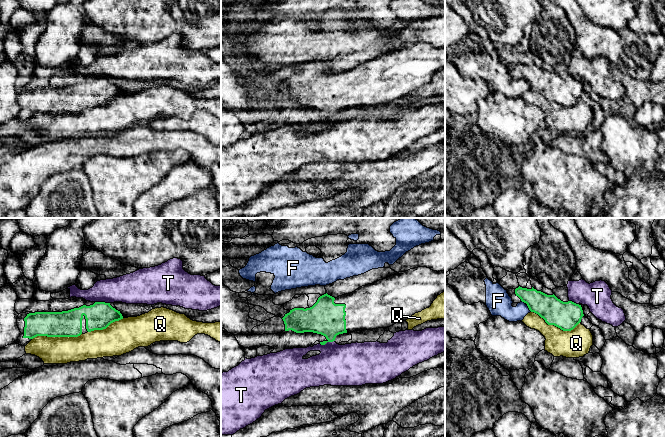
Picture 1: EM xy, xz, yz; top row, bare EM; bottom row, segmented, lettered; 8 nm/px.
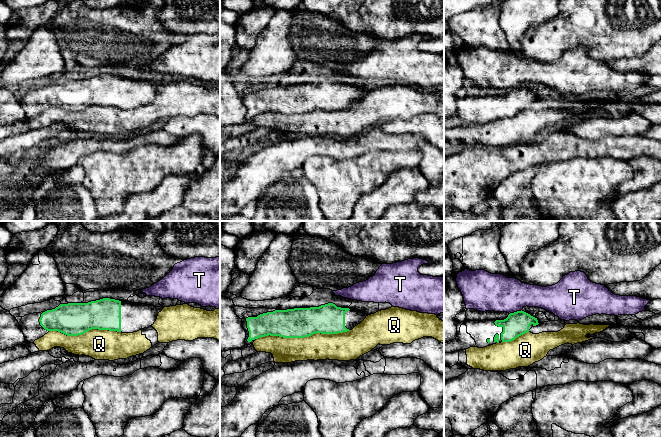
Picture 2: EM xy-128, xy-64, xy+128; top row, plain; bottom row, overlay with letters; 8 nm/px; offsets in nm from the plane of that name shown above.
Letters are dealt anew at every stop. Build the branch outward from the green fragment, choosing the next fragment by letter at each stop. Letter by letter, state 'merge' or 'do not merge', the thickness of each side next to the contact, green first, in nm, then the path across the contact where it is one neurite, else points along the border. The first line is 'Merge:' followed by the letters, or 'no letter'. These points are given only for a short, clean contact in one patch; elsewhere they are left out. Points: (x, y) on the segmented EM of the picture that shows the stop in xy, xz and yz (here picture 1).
Merge: no letter
F: do not merge | 220/200 nm
Q: do not merge | 200/220 nm
T: do not merge | 280/340 nm

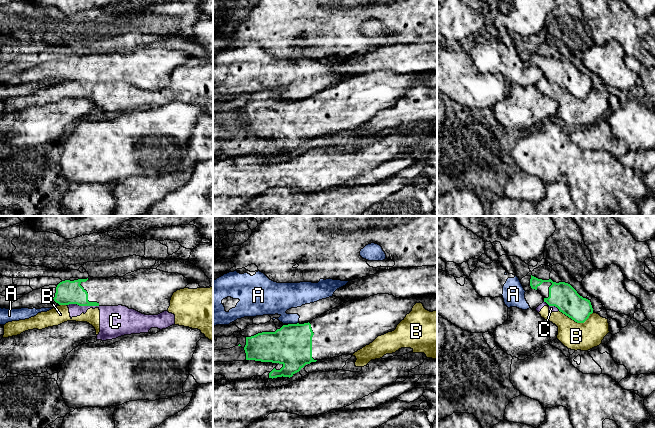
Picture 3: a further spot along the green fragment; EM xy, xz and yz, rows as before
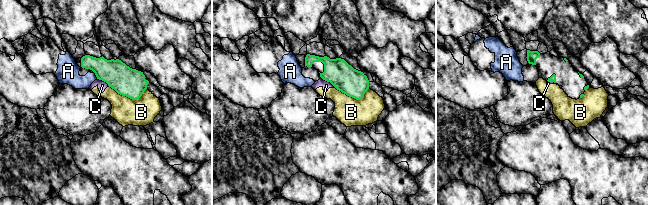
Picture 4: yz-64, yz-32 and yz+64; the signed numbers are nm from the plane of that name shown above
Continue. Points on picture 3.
Merge: no letter
A: do not merge | 340/260 nm
B: do not merge | 220/220 nm
C: do not merge | 190/190 nm | along xy (67, 304), (98, 306)

